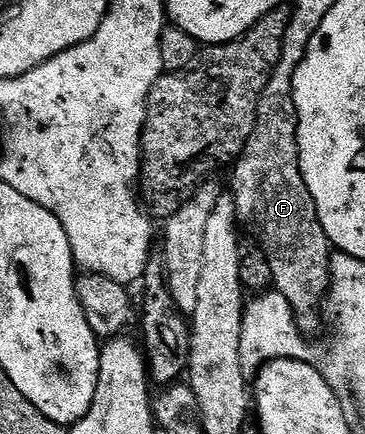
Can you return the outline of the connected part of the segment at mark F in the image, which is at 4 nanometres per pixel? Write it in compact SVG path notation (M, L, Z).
M291 42L282 48L282 56L268 81L264 85L264 93L258 102L258 120L254 126L252 137L246 142L242 154L233 164L234 214L241 226L255 235L257 246L264 249L268 257L268 265L272 265L273 290L279 291L292 305L297 316L298 328L303 333L311 333L318 327L318 315L314 310L327 298L330 290L330 257L332 244L324 233L324 225L320 225L320 217L316 213L316 201L312 201L312 193L308 193L308 185L302 176L298 160L298 114L294 104L294 74L304 54L303 44Z

